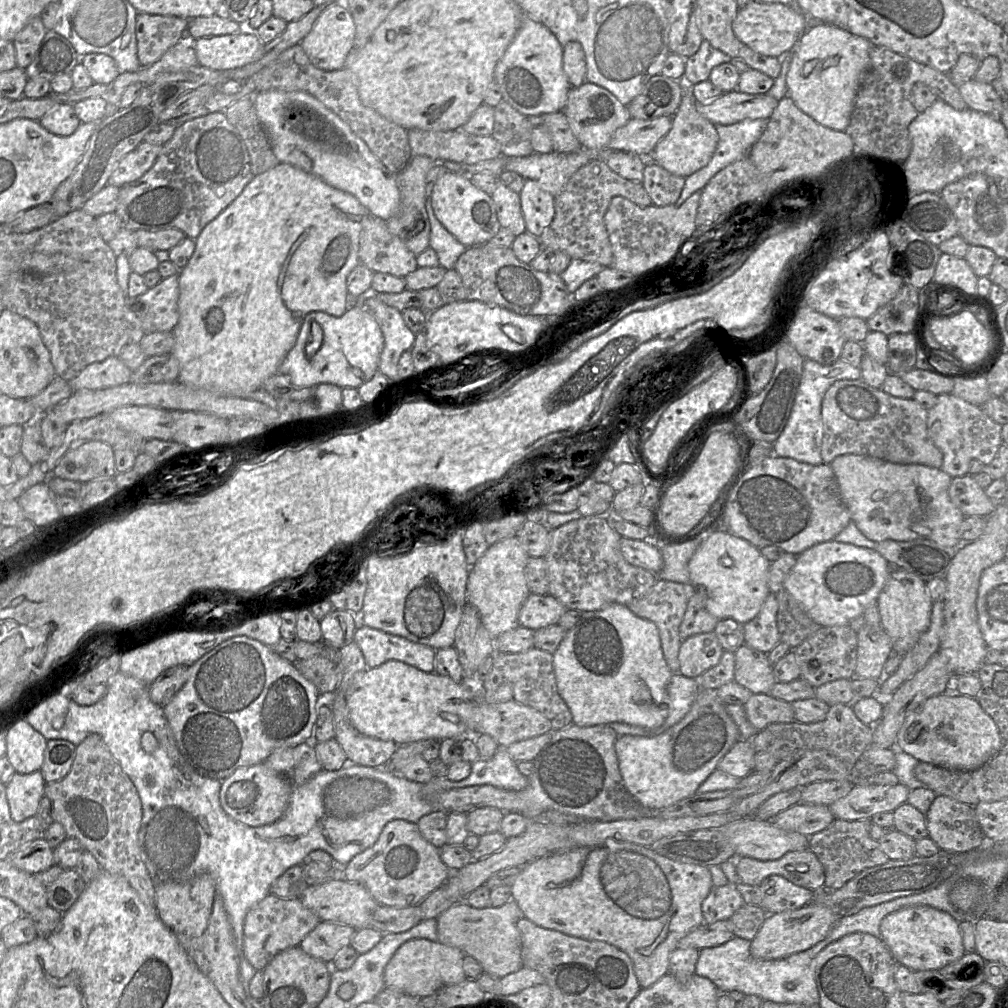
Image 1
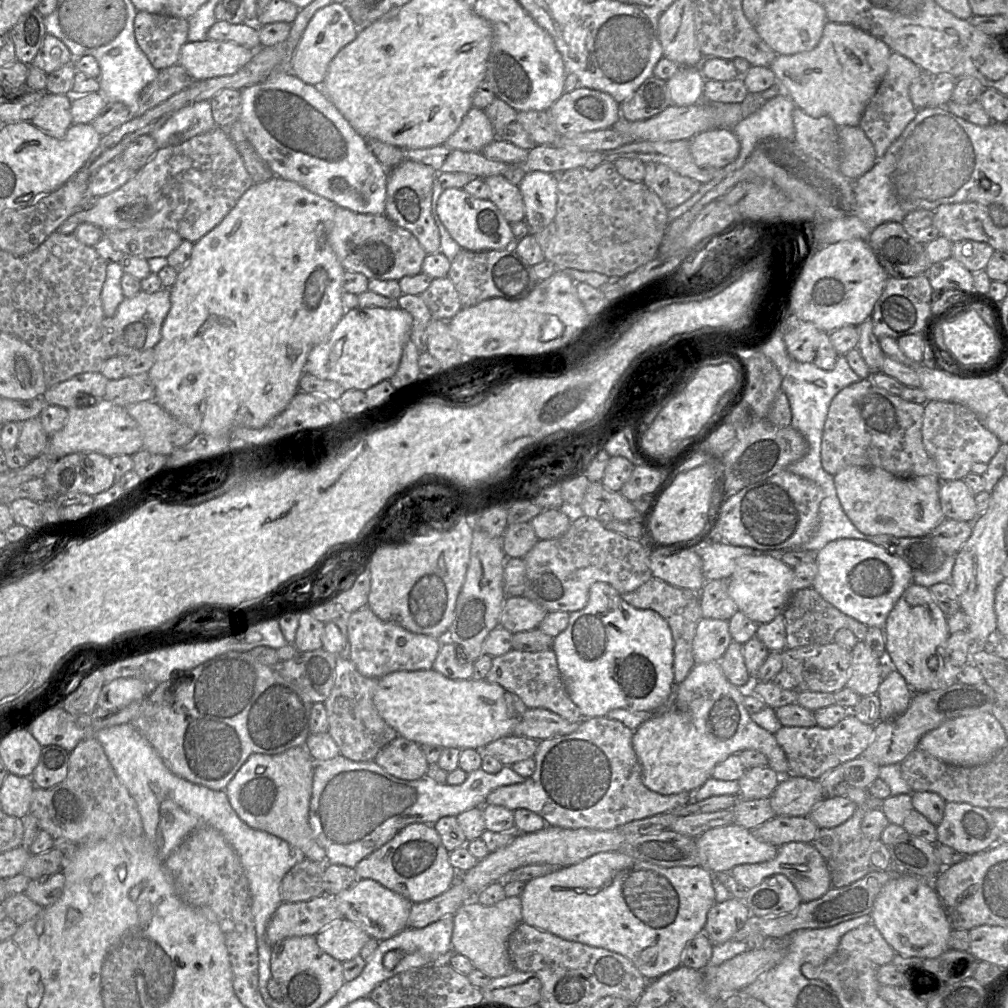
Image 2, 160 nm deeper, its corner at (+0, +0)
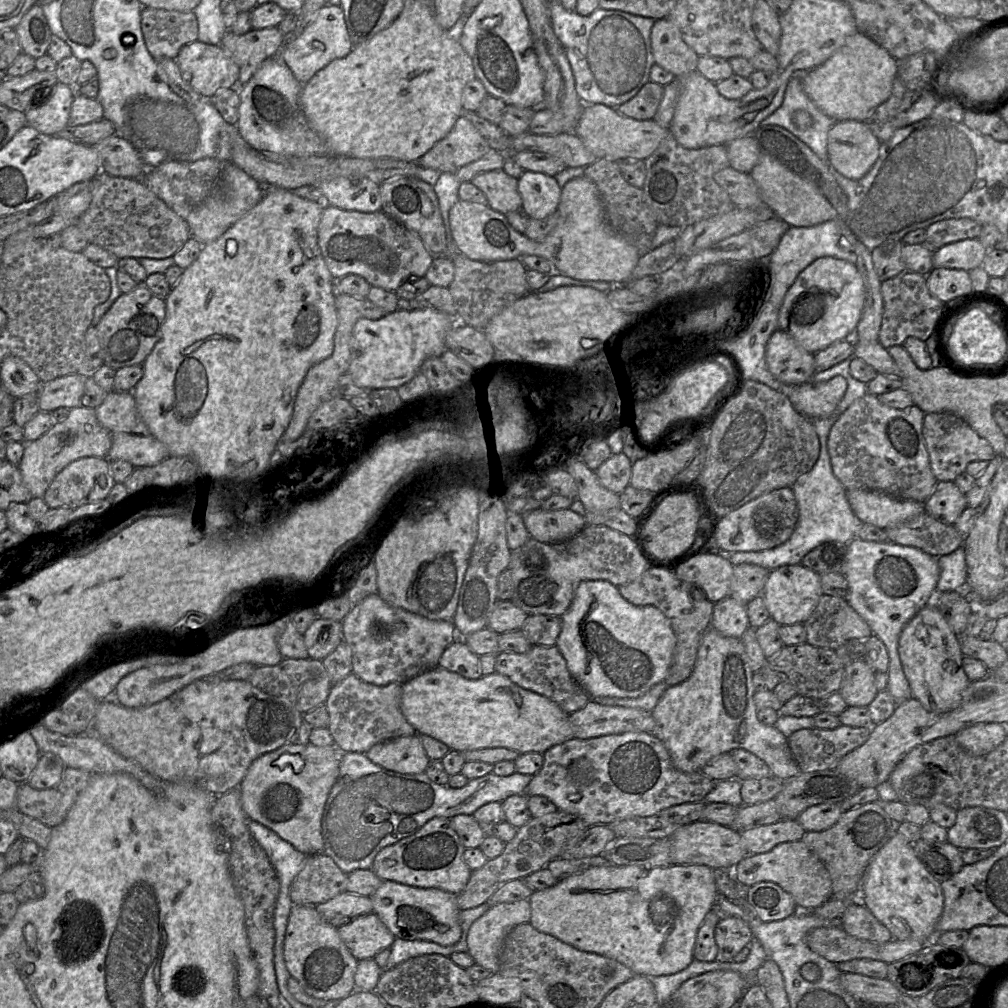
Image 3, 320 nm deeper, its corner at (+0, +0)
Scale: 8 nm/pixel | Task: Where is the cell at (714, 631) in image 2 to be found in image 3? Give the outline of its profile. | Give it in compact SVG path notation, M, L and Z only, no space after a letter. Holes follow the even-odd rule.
M726 597L713 606L710 627L722 635L739 639L749 626L746 605Z

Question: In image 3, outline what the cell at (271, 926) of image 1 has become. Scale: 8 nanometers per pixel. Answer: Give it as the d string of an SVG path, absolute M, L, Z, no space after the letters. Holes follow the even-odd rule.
M343 892L315 908L322 919L334 927L343 926L361 915L373 913L371 897L349 892Z

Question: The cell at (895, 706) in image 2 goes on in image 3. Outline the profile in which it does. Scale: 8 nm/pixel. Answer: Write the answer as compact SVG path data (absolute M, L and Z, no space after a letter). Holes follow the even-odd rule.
M855 538L847 547L843 576L848 582L846 602L868 623L873 634L878 636L886 646L889 655L889 678L886 690L900 703L912 698L909 682L903 672L898 652L898 642L903 628L926 605L936 592L939 579L937 558L917 548L903 546L892 542L874 542Z

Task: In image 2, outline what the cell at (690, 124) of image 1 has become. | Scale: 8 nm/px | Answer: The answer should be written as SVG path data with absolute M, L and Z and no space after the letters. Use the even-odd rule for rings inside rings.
M710 129L690 139L690 150L697 165L723 168L738 157L740 143L731 129Z

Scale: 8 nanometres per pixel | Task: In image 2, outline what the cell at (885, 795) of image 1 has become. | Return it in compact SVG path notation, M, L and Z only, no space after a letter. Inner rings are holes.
M846 796L825 797L809 813L818 828L833 828L847 821L858 805Z

